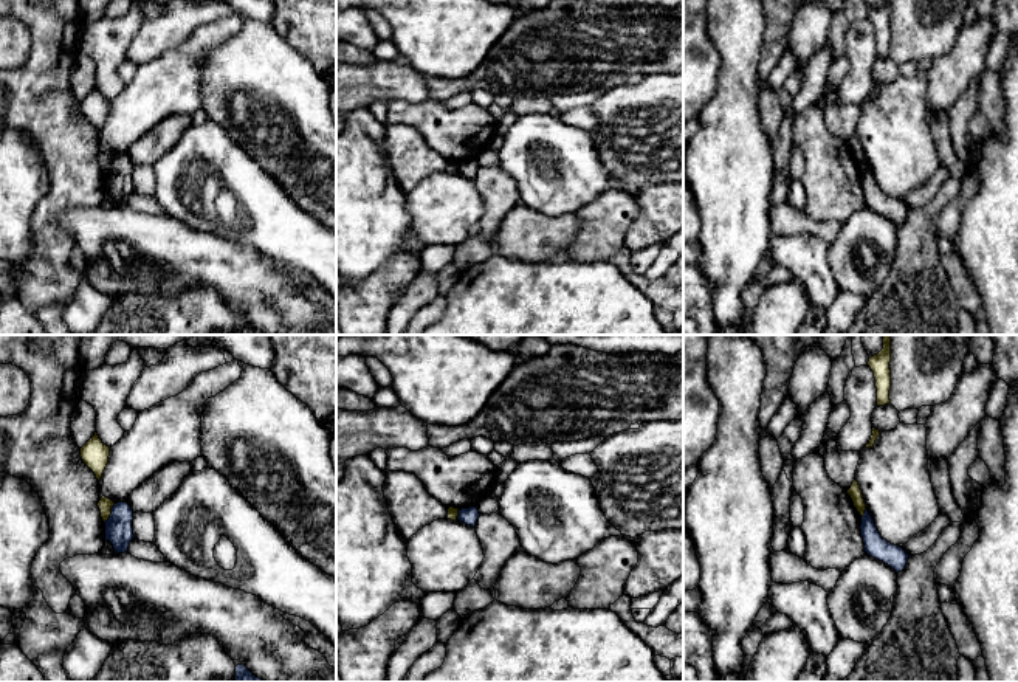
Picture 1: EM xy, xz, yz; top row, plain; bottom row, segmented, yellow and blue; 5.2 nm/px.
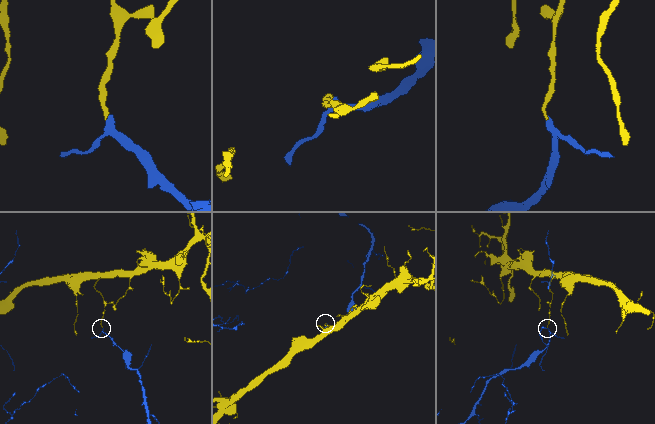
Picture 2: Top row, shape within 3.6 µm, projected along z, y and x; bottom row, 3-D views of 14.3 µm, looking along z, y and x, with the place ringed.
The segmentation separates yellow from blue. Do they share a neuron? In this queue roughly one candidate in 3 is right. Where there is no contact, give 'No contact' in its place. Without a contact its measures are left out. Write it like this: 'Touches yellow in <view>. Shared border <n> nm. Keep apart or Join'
Touches yellow in xy. Shared border 110 nm. Keep apart

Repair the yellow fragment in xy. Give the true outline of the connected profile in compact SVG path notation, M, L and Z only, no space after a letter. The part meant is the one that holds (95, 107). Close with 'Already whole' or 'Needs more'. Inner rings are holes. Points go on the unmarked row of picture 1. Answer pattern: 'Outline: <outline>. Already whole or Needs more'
Outline: M98 85L81 101L84 116L95 126L99 135L108 116L108 108L110 99L102 96Z. Already whole

